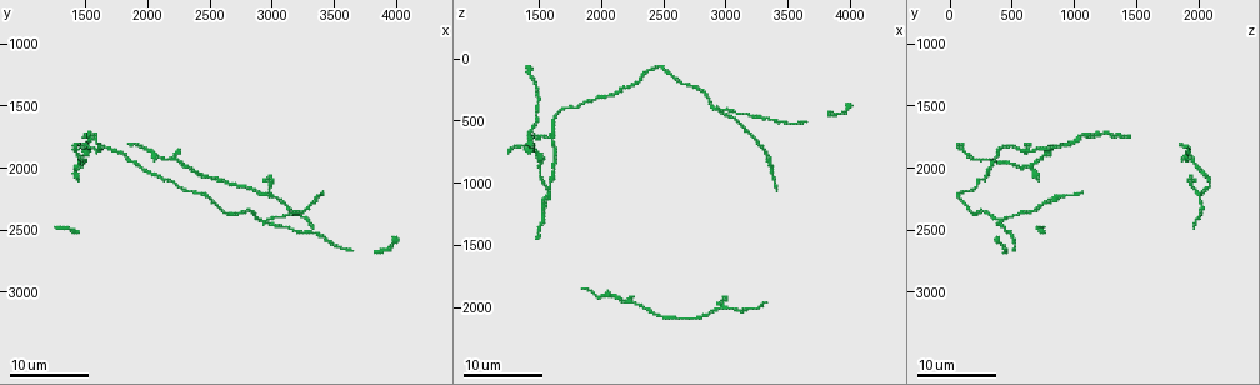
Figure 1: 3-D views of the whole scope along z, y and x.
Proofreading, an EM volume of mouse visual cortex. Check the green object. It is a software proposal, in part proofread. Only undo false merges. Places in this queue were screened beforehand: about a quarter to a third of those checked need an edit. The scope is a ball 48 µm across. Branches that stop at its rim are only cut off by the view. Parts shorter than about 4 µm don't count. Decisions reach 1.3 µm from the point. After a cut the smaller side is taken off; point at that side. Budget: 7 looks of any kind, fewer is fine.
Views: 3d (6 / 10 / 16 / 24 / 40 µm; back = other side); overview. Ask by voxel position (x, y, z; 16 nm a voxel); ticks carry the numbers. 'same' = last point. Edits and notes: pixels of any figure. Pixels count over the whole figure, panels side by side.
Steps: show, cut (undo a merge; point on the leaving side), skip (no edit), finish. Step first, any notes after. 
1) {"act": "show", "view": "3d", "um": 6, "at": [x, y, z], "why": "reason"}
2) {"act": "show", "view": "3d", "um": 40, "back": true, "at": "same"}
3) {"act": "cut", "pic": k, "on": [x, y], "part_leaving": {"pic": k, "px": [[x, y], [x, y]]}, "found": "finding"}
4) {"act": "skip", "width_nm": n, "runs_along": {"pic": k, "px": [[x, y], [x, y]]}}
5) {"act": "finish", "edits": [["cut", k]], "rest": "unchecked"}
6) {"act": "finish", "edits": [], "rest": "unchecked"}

{"act": "show", "view": "3d", "um": 16, "at": [1580, 1860, 660], "why": "three arms meet"}

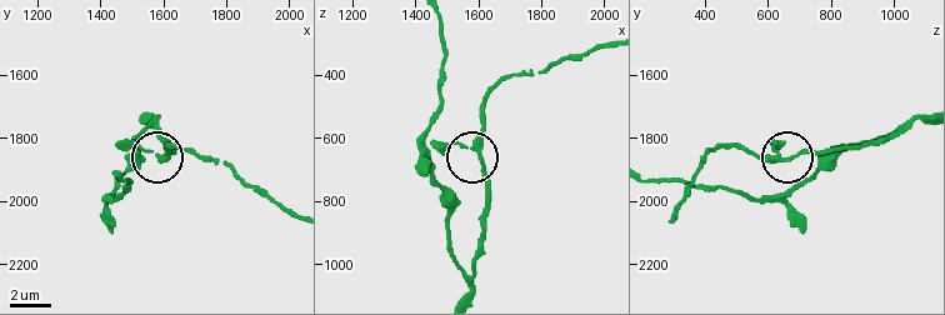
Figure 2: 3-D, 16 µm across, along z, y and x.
{"act": "show", "view": "3d", "um": 10, "at": [1600, 1870, 640]}

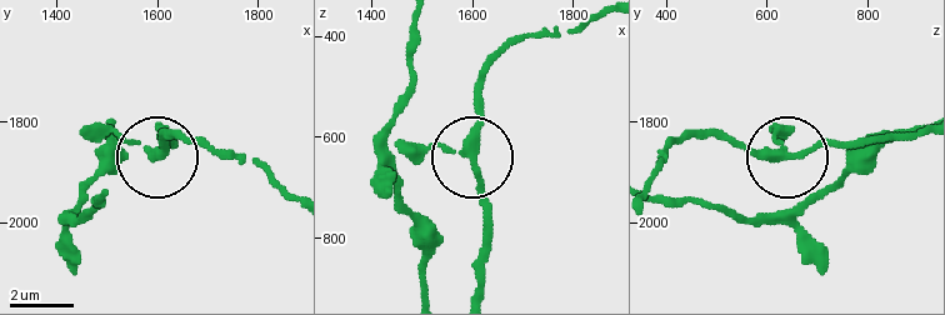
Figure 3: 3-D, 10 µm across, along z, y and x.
{"act": "skip", "width_nm": 230, "runs_along": {"pic": 3, "px": [[789, 156], [760, 156], [714, 134]]}, "found": "continuous, no second cell"}

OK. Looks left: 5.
{"act": "show", "view": "3d", "um": 24, "at": [1580, 1740, 1020], "why": "a fork"}

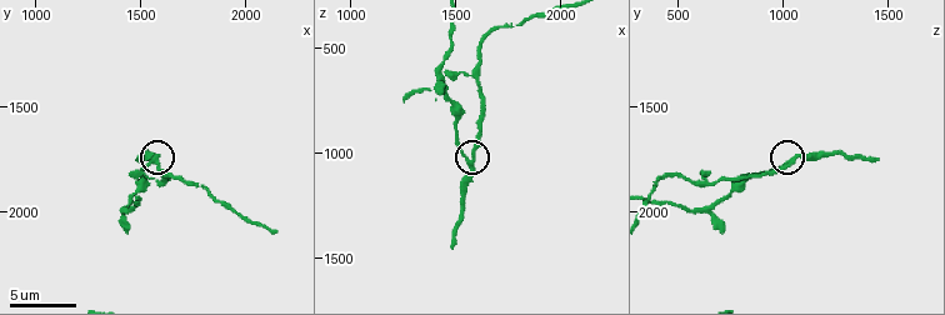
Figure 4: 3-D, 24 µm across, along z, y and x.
{"act": "show", "view": "3d", "um": 10, "at": [1560, 1760, 1040], "why": "zoom in"}

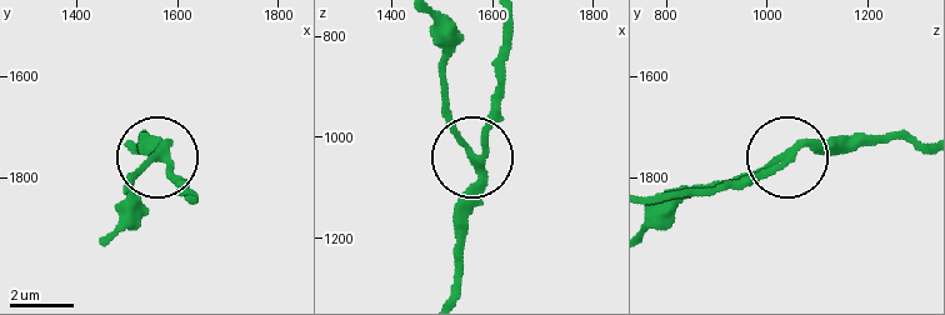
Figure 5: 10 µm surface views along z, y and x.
{"act": "skip", "found": "continuous, no second cell"}

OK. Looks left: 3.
{"act": "show", "view": "3d", "um": 24, "at": [2960, 2440, 420], "why": "three-way junction"}

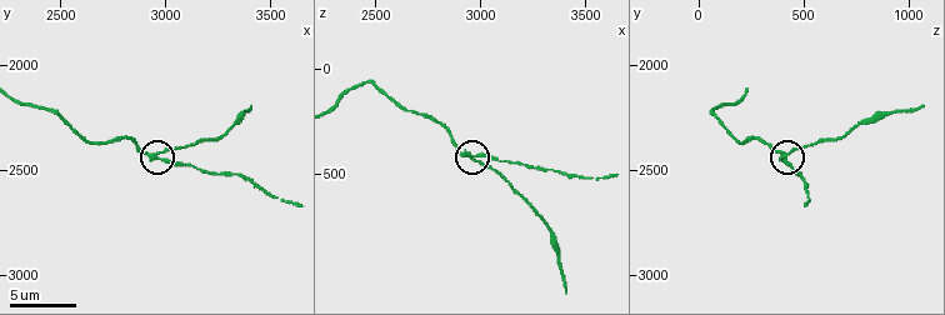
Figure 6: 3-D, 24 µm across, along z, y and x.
{"act": "show", "view": "3d", "um": 10, "at": [2960, 2440, 420]}

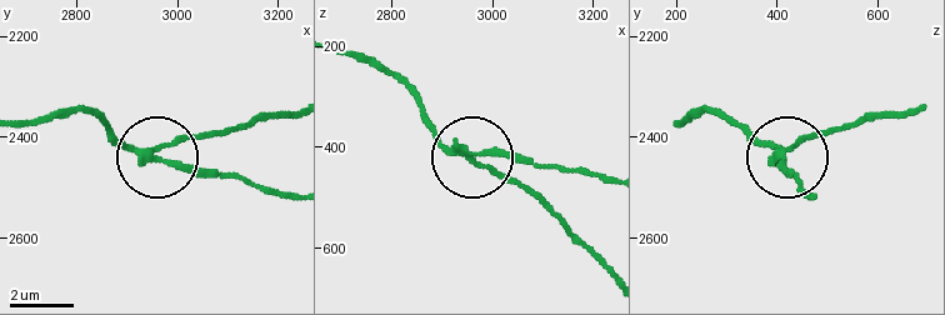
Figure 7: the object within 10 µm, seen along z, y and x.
{"act": "cut", "pic": 7, "on": [180, 141], "side_arm_um": 15, "part_leaving": {"pic": 7, "px": [[145, 151], [288, 119]]}, "found": "two cells meet here"}

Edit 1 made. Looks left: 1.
{"act": "finish", "edits": [["cut", 7]], "rest": "unchecked"}

